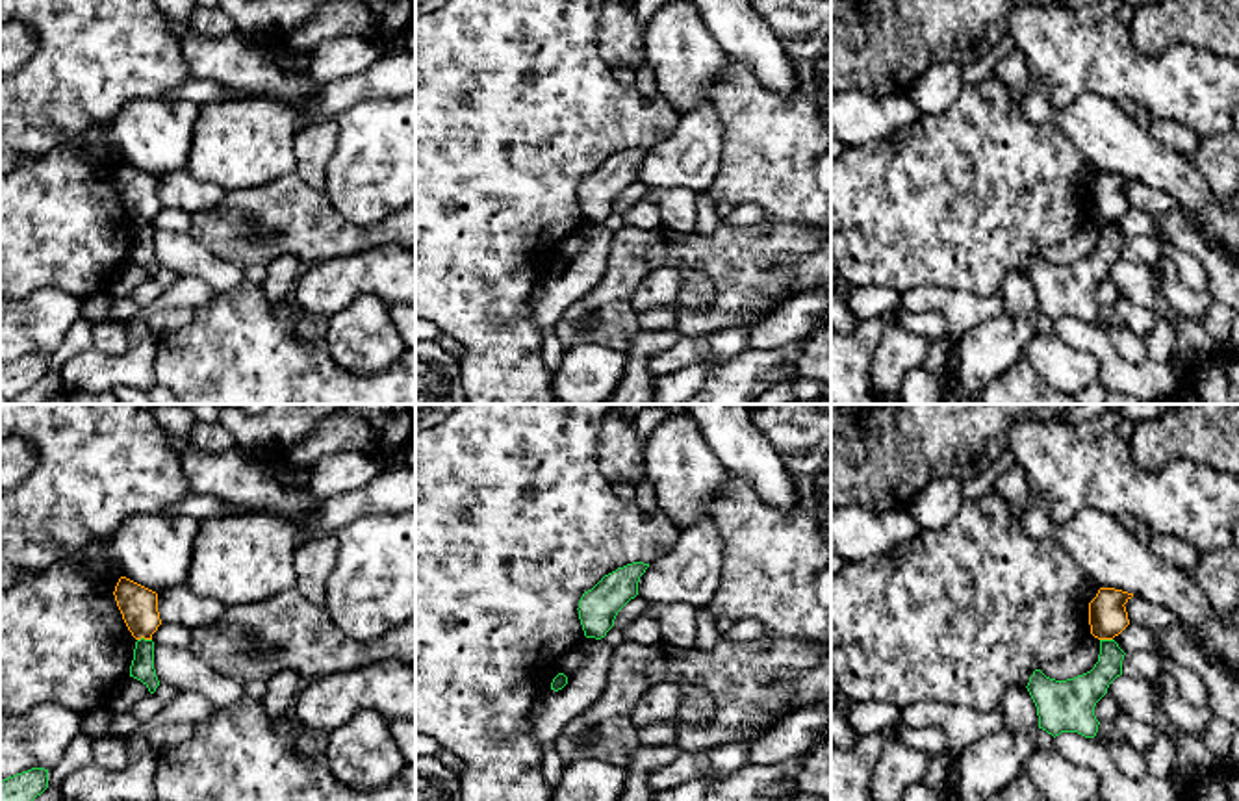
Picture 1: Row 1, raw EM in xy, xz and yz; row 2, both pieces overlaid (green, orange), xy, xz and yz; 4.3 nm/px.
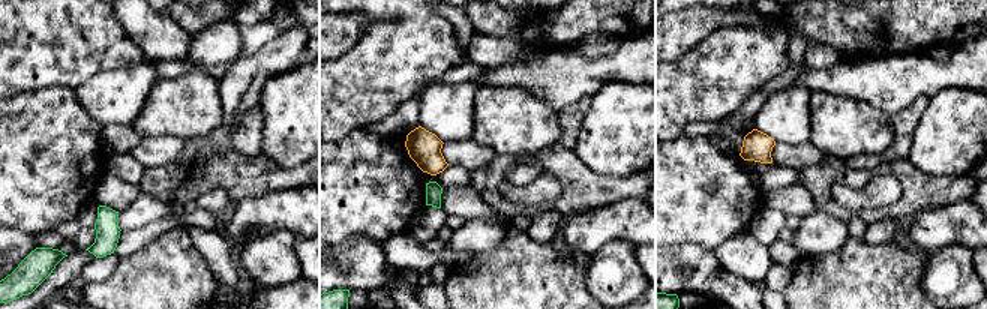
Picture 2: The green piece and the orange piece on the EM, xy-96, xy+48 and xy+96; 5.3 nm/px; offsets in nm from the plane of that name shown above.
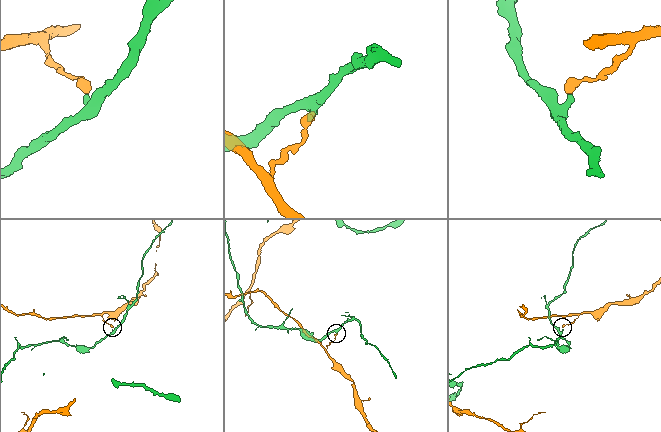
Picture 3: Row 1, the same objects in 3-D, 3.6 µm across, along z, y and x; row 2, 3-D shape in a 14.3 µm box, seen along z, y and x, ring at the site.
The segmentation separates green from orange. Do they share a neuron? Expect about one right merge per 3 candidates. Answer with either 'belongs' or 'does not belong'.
does not belong

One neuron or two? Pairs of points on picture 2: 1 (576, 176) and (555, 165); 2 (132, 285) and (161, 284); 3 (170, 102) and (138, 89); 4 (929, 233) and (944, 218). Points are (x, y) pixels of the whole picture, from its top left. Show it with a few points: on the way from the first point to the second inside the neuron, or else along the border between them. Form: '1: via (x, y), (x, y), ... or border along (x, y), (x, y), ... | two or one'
1: via (572, 173), (564, 165), (560, 165) | one
2: via (140, 285), (153, 285) | one
3: border along (158, 80), (131, 125) | two
4: via (932, 230), (941, 221) | one

